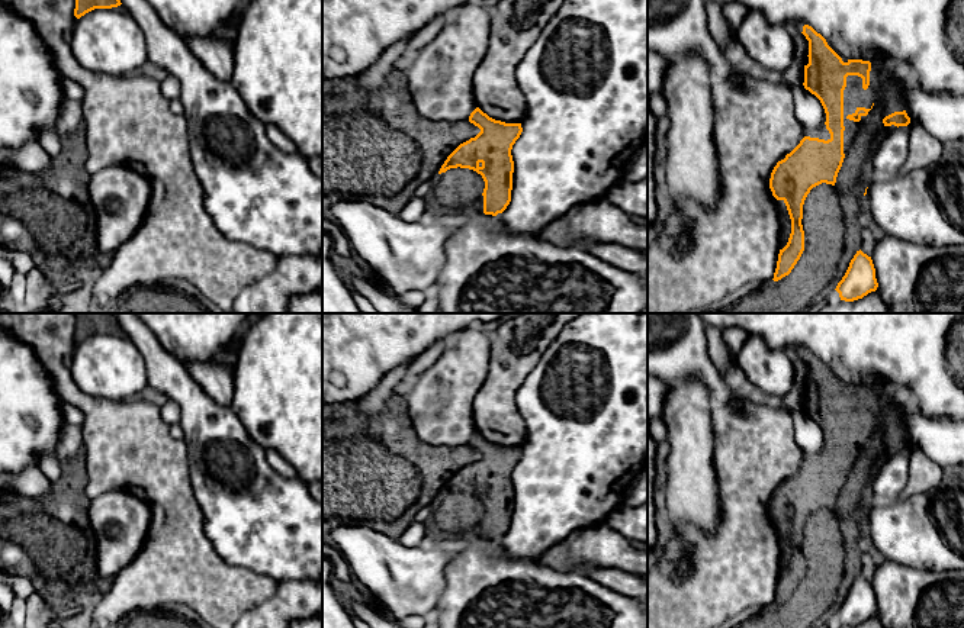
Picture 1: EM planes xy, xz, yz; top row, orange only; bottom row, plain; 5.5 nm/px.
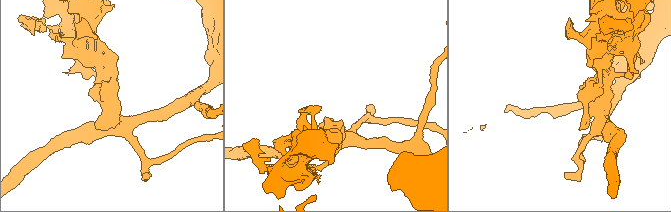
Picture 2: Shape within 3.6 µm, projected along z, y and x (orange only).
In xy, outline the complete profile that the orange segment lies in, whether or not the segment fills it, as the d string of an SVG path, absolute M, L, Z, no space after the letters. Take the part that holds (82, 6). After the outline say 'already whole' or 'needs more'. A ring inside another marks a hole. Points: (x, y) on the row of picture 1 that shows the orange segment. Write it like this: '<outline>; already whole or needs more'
M75 0L74 16L80 19L94 9L112 9L120 4L120 0Z; already whole

